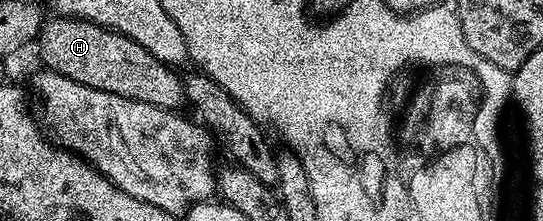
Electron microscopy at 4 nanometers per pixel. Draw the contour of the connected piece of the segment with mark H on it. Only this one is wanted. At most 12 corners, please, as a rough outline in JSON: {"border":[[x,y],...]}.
{"border":[[77,17],[43,22],[43,64],[173,111],[184,82],[146,47]]}

